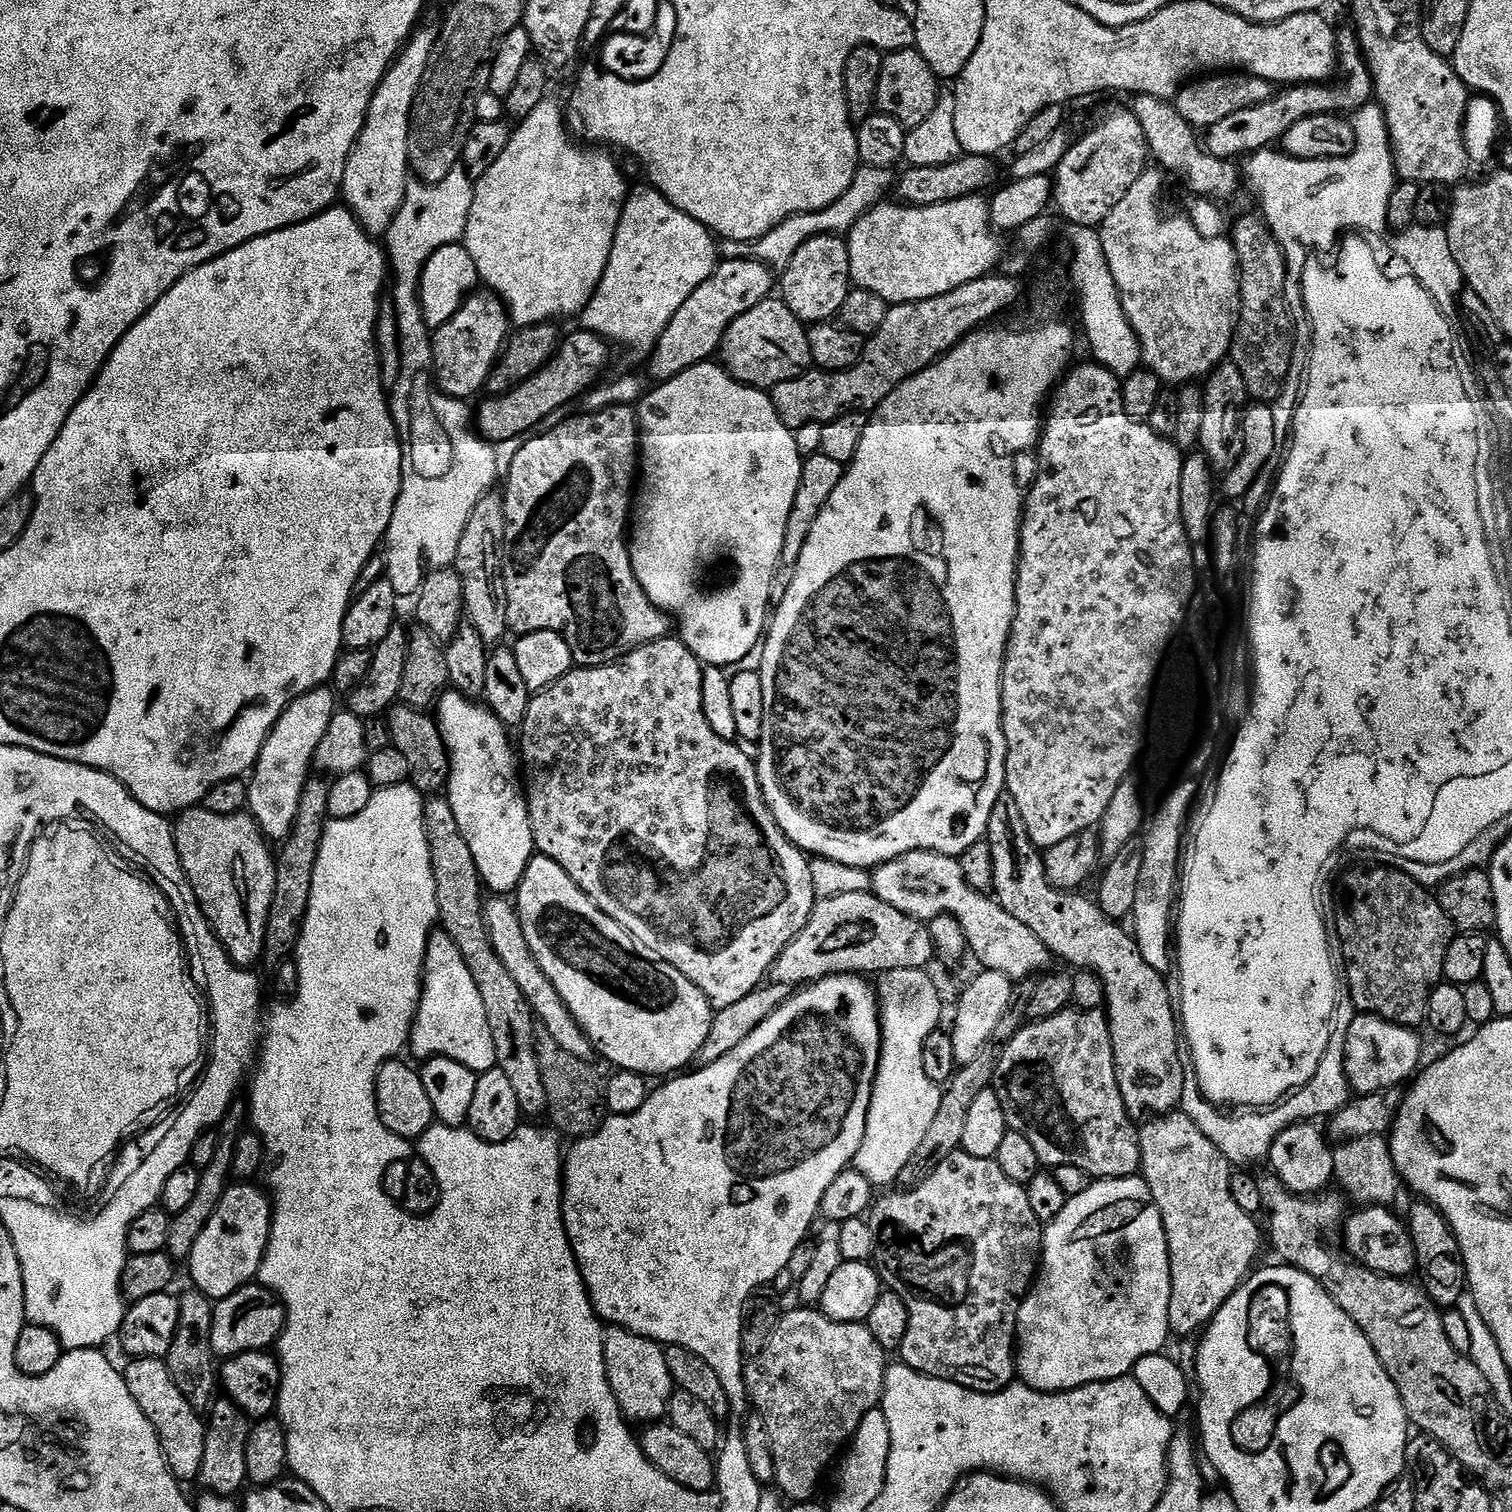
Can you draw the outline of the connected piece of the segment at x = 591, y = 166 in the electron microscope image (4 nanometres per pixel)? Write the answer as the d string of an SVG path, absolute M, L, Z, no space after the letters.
M545 98L541 104L534 106L534 110L528 117L515 125L506 150L502 150L502 158L498 158L498 162L494 162L494 166L490 166L490 170L486 170L486 174L482 174L475 181L474 202L470 206L470 218L464 231L462 243L470 254L470 258L474 258L474 266L478 270L483 287L488 287L485 289L491 290L503 300L508 319L517 329L556 322L559 321L559 316L579 317L602 282L602 274L606 270L606 262L610 258L610 250L614 246L614 234L618 230L618 222L622 218L624 204L628 201L630 184L624 181L619 166L604 153L607 151L596 151L600 152L584 153L570 140L561 108L552 101L552 98Z

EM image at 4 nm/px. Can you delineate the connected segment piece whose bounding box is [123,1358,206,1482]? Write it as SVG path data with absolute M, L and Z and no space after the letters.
M132 1358L127 1362L128 1368L123 1369L124 1381L130 1386L130 1394L134 1394L134 1402L138 1402L142 1414L154 1426L169 1470L176 1480L195 1481L202 1470L202 1453L206 1451L206 1424L201 1413L195 1412L190 1402L182 1398L182 1390L178 1390L163 1359Z

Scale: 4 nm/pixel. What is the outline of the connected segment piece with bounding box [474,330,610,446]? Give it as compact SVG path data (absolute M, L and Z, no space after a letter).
M577 330L569 340L567 337L561 343L556 355L541 372L534 374L529 380L522 382L522 386L504 396L485 399L485 404L474 412L476 431L493 446L501 446L500 444L507 440L519 441L535 433L543 420L551 421L551 416L559 408L566 407L580 395L581 399L585 393L601 383L600 375L608 368L608 348L610 349L609 341L603 340L598 334Z

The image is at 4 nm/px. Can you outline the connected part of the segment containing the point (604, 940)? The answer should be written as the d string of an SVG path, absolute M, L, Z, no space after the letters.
M539 854L533 855L532 861L528 864L528 869L524 871L524 876L520 879L520 886L514 893L514 903L517 912L520 914L522 934L526 934L526 942L530 946L532 957L538 962L542 974L546 974L546 978L550 978L554 990L558 990L562 1002L568 1007L580 1029L590 1038L590 1042L595 1046L597 1053L601 1057L605 1056L613 1064L613 1069L621 1072L637 1072L645 1078L652 1078L652 1076L668 1078L679 1073L676 1072L679 1068L686 1067L691 1060L695 1061L699 1057L700 1051L710 1034L714 1015L714 1009L712 1003L708 1001L708 997L702 990L698 990L698 986L694 986L694 982L690 982L690 978L686 978L686 974L674 970L674 966L670 966L665 960L660 960L658 954L654 954L654 950L646 950L646 946L642 946L642 942L638 942L626 929L618 926L618 922L614 922L614 918L610 918L602 910L598 910L594 901L578 887L574 878L570 878L570 874L566 874L566 870L562 870L562 866L558 866L558 862Z

